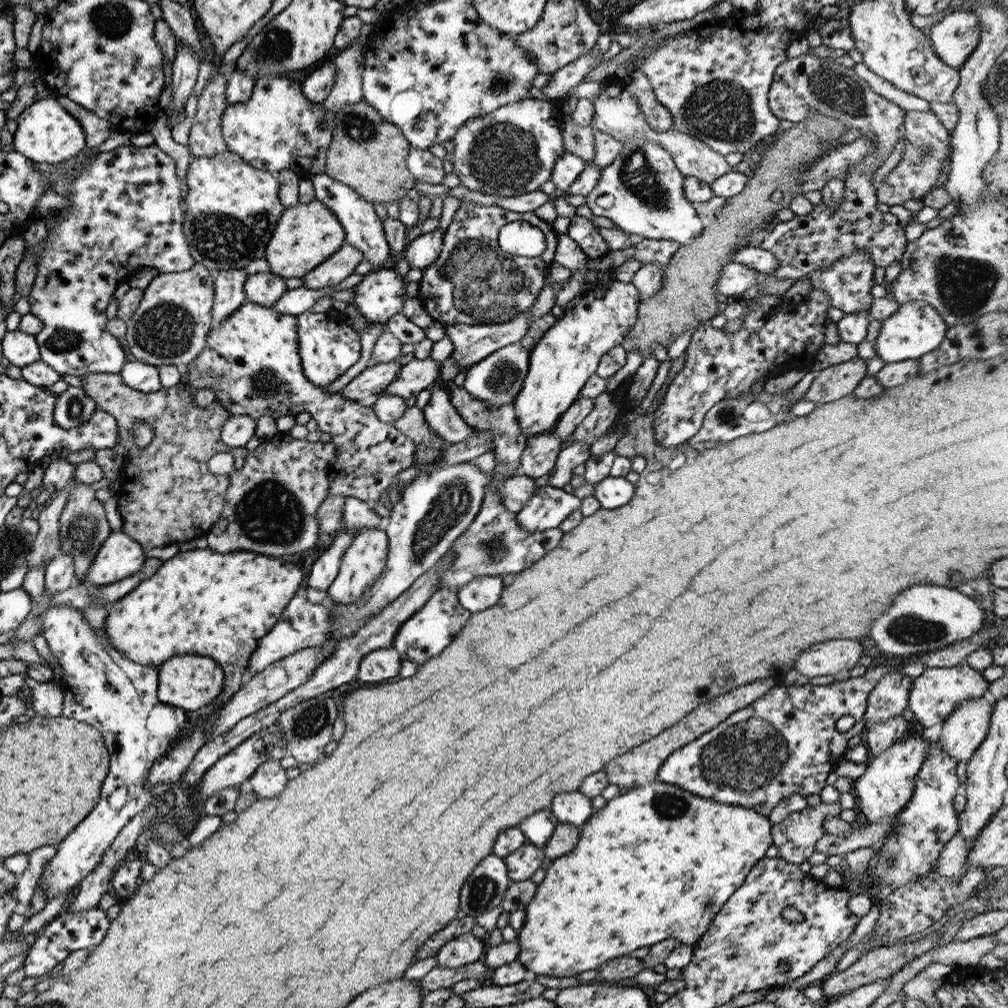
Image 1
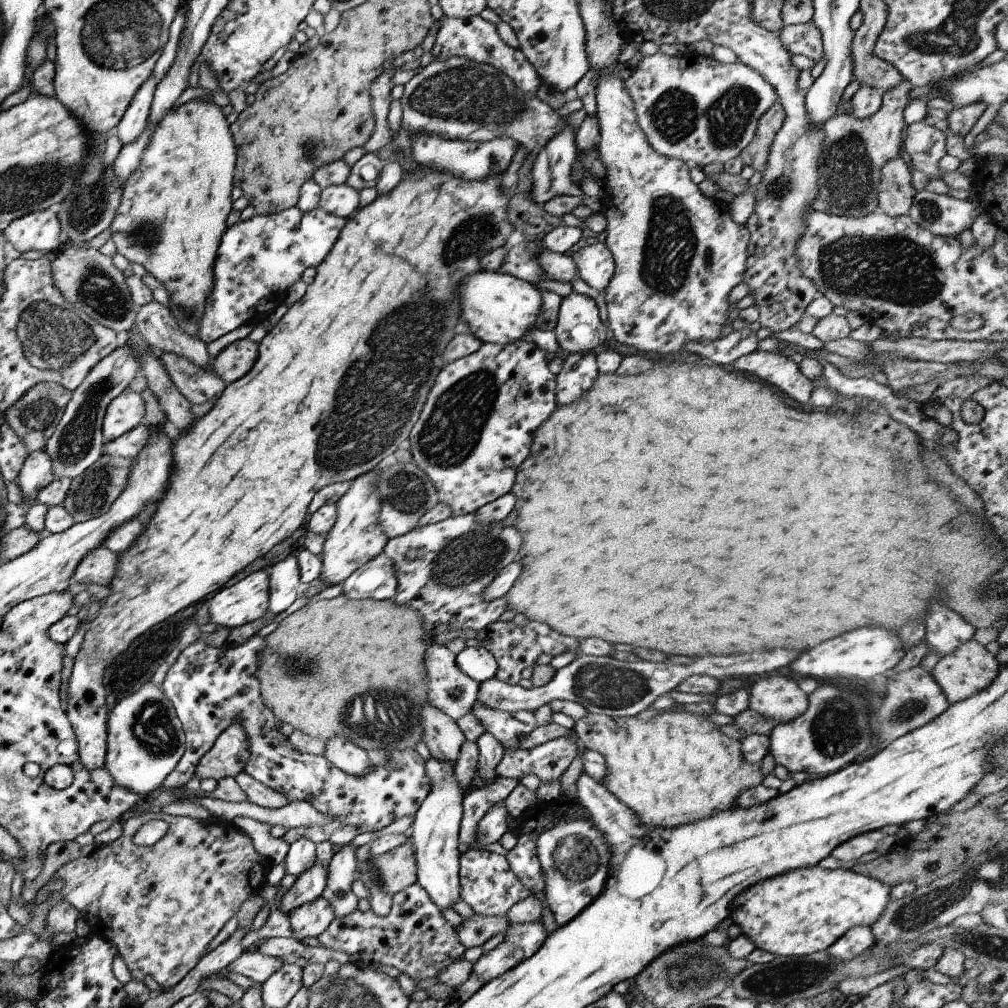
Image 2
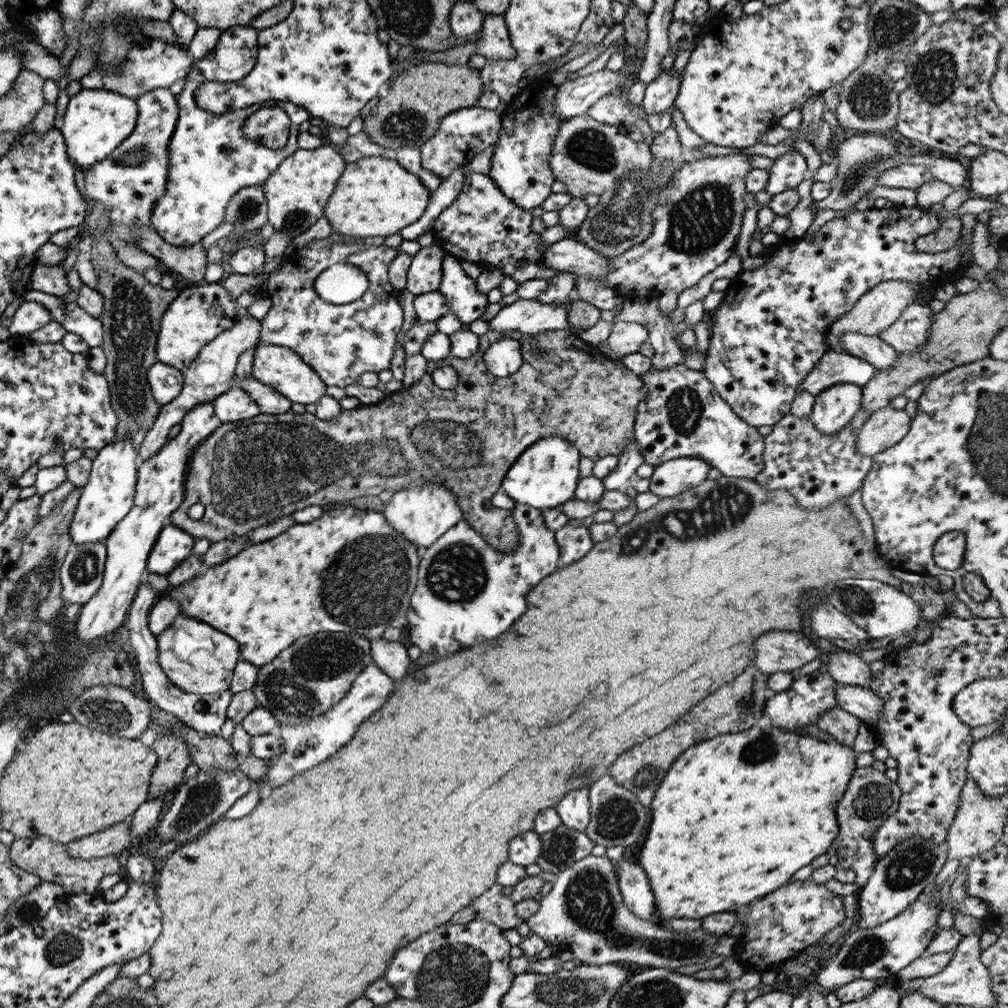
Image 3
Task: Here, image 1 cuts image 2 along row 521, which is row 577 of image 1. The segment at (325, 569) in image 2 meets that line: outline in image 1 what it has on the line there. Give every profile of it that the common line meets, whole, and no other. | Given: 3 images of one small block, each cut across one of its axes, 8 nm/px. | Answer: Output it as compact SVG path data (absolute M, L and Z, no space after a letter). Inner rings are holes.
M383 526L355 532L351 543L341 555L335 578L327 586L327 600L335 601L335 603L353 603L353 601L357 601L365 593L365 590L373 585L381 571L384 571L387 544L389 544L389 539L387 539L387 533L383 531Z

